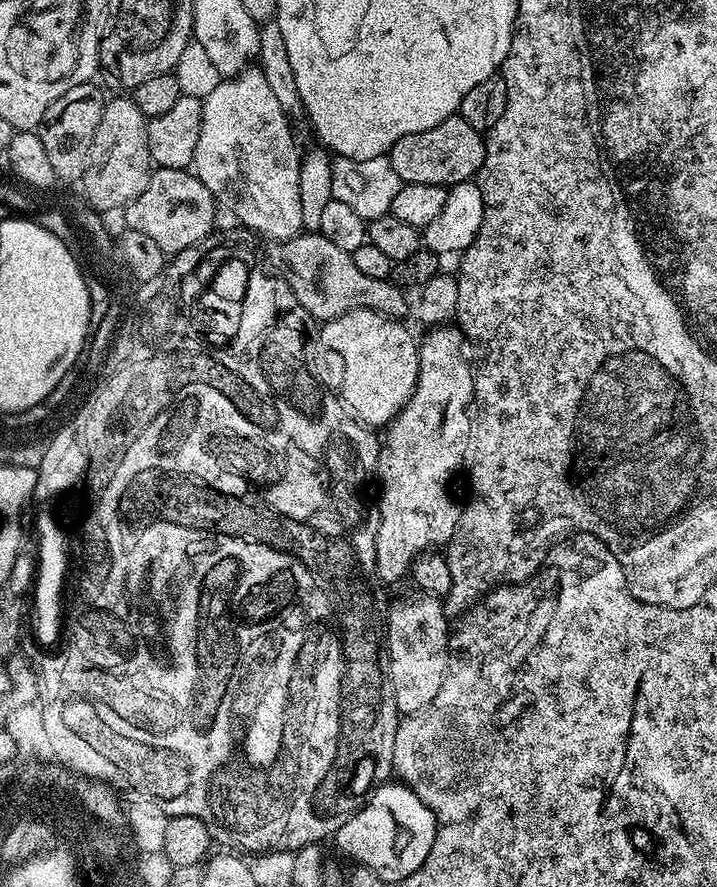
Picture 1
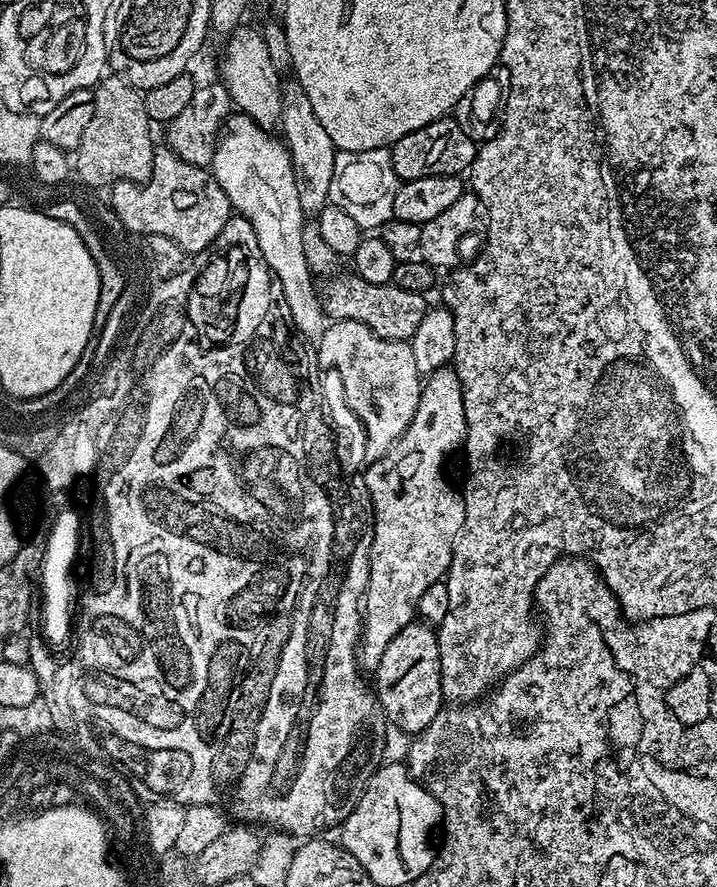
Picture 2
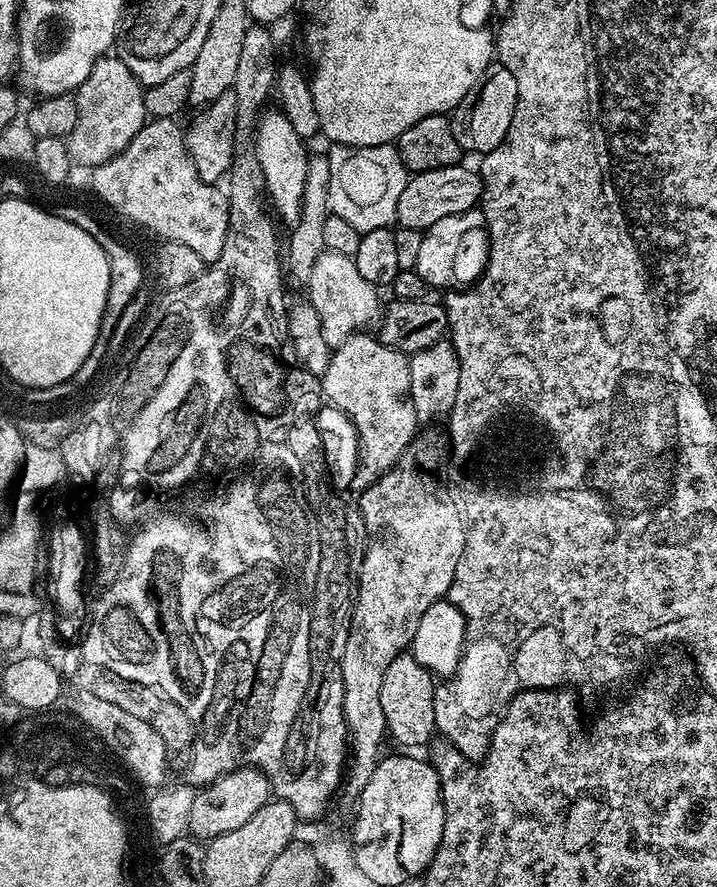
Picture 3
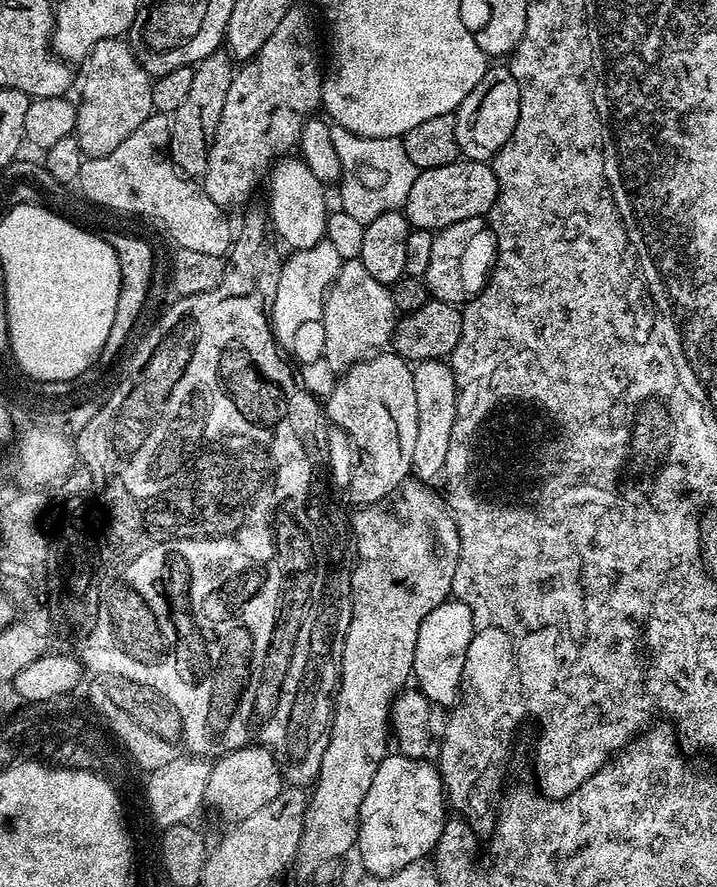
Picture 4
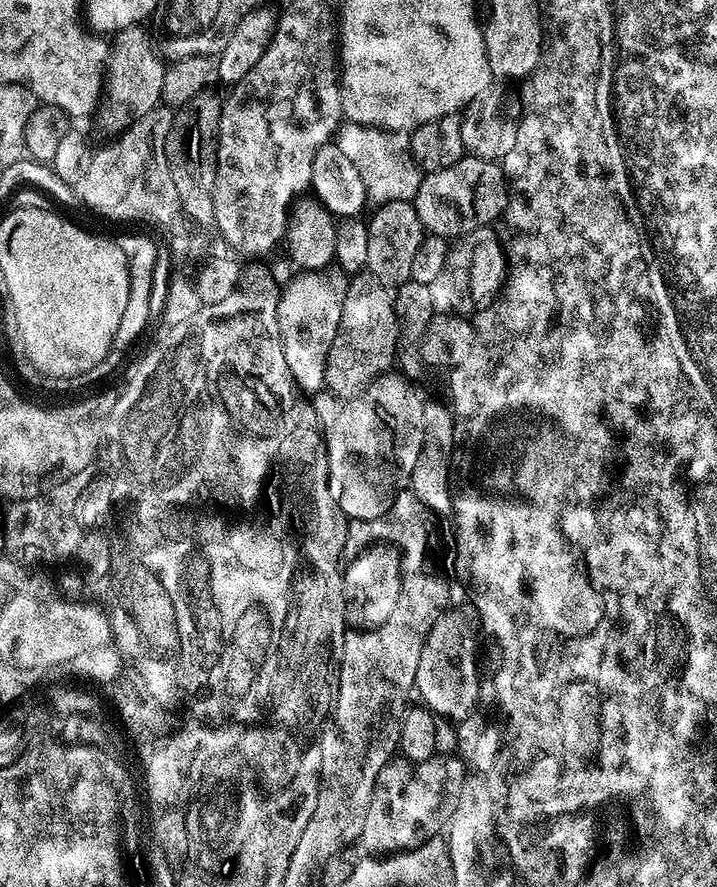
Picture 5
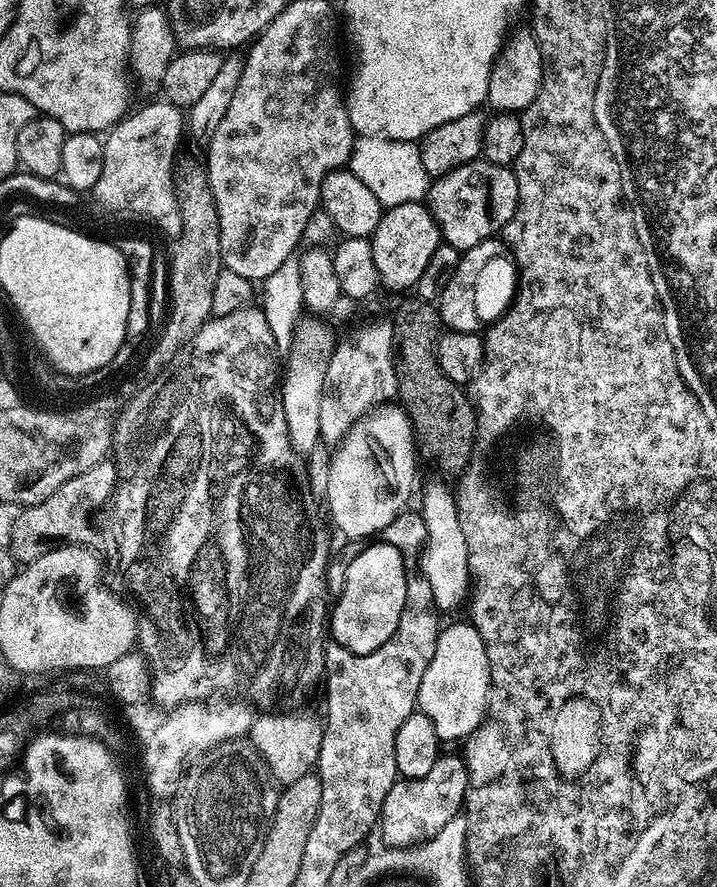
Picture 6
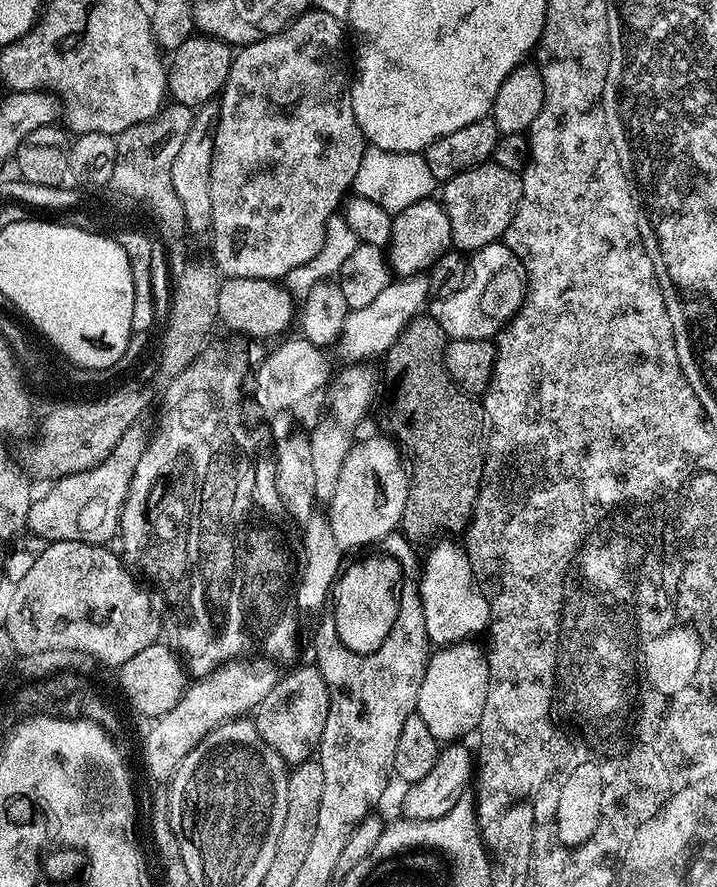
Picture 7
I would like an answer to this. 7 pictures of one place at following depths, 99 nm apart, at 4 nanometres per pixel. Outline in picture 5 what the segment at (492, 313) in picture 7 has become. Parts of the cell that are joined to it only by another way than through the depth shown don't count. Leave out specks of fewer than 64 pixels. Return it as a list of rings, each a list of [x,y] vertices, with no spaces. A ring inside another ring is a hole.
[[[489,226],[467,232],[449,247],[442,274],[430,284],[430,295],[434,298],[437,313],[468,318],[497,299],[506,279],[506,257],[496,230]]]

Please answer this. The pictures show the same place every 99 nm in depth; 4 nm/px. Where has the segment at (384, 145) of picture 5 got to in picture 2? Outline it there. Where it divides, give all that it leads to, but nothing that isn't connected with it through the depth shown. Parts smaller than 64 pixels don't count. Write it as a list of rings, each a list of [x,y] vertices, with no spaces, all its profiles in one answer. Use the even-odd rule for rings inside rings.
[[[388,148],[337,151],[328,203],[338,206],[338,210],[346,210],[362,230],[379,230],[387,220],[393,219],[394,194],[398,194],[401,183],[394,174],[392,154]]]

